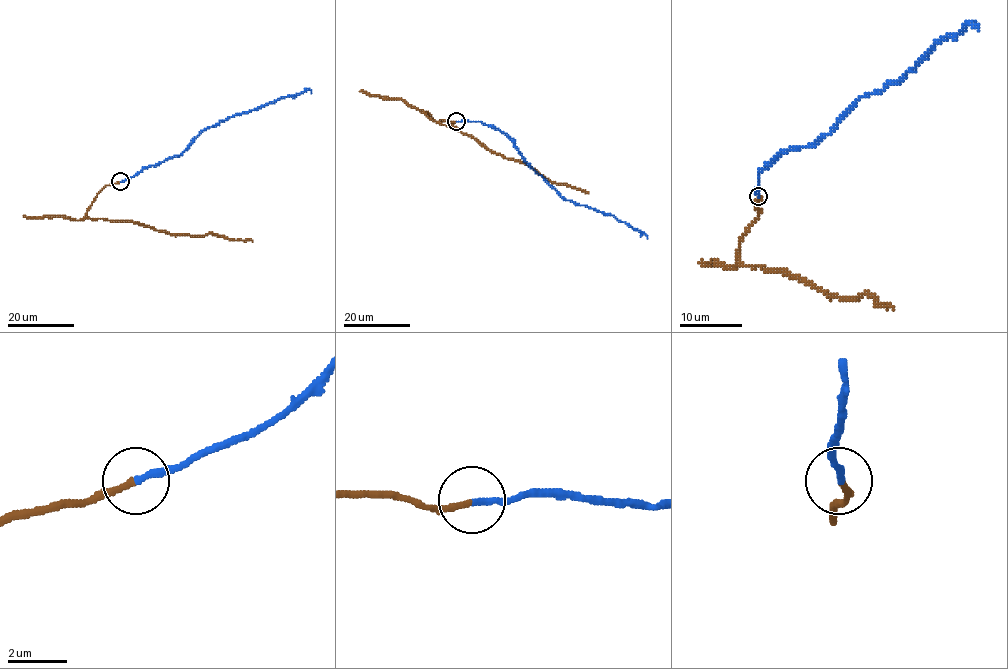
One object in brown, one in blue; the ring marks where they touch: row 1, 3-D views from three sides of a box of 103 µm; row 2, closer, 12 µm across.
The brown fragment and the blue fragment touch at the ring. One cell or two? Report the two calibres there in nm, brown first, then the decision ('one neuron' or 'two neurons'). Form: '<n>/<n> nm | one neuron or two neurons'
200/240 nm | one neuron

